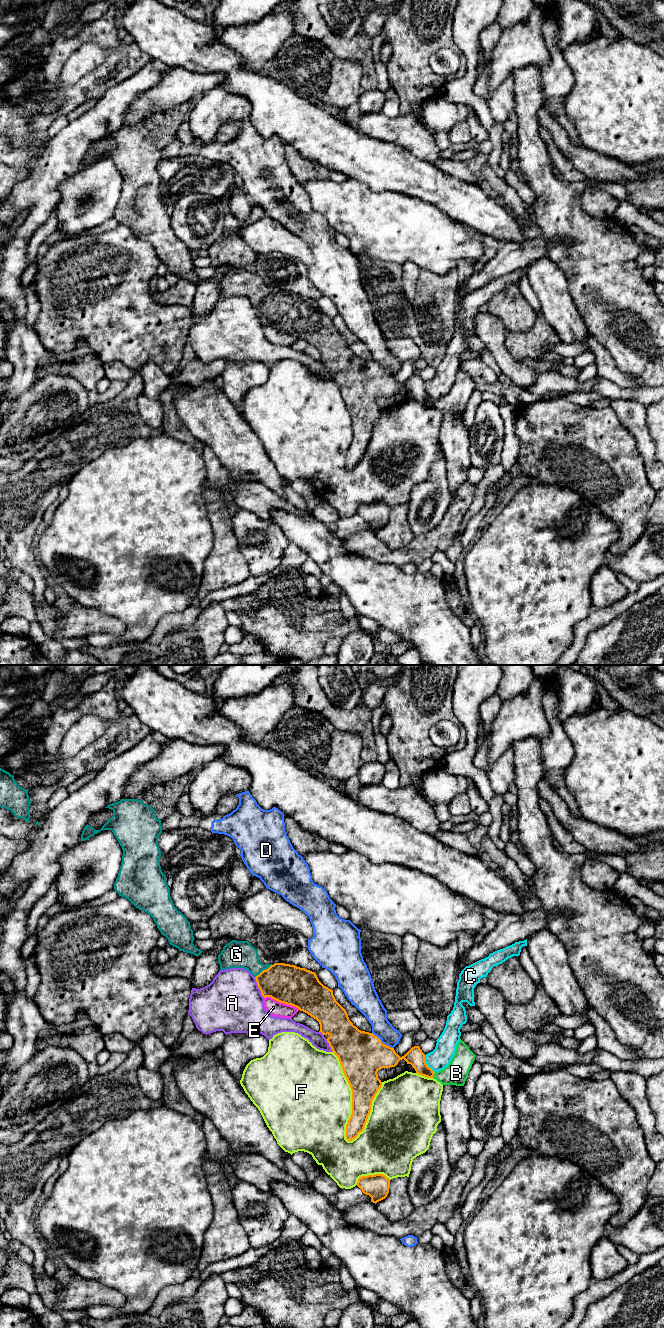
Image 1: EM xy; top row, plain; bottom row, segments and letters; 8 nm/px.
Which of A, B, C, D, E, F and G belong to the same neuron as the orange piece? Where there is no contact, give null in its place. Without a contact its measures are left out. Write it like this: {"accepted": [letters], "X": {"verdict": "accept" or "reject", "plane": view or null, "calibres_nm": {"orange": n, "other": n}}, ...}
{"accepted": ["G"], "A": {"verdict": "reject", "plane": "xy", "calibres_nm": {"orange": 320, "other": 480}}, "B": {"verdict": "reject", "plane": "xy", "calibres_nm": {"orange": 140, "other": 190}}, "C": {"verdict": "reject", "plane": "xy", "calibres_nm": {"orange": 140, "other": 170}}, "D": {"verdict": "reject", "plane": "xy", "calibres_nm": {"orange": 380, "other": 170}}, "E": {"verdict": "reject", "plane": "xy", "calibres_nm": {"orange": 320, "other": 120}}, "F": {"verdict": "reject", "plane": "xy", "calibres_nm": {"orange": 280, "other": 500}}, "G": {"verdict": "accept", "plane": "xy", "calibres_nm": {"orange": 320, "other": 220}}}

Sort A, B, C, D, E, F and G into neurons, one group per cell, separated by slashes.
A / B / C / D / E / F / G

